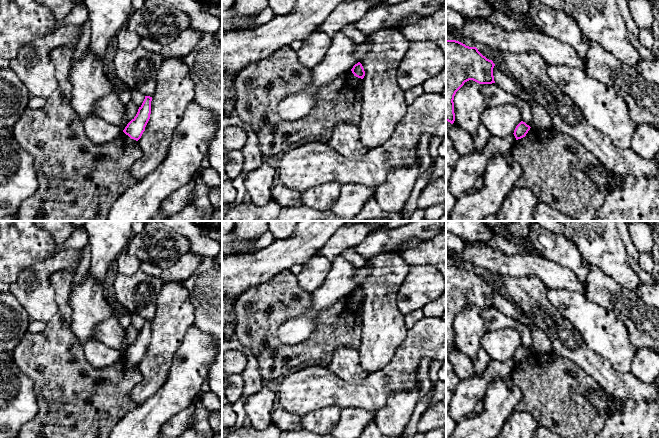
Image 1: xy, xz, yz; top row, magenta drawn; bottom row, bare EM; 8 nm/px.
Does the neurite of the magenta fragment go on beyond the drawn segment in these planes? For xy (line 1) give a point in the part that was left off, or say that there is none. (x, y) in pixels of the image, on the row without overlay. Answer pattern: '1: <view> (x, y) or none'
1: none

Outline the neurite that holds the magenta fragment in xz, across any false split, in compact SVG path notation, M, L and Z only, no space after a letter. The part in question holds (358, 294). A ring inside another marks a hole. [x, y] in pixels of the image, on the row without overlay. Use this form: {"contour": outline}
{"contour": "M358 286L357 288L355 288L353 290L353 292L351 293L352 297L354 298L354 300L363 303L365 300L365 295L364 292L362 290L362 288L360 286Z"}

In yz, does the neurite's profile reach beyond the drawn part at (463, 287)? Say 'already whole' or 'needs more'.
already whole

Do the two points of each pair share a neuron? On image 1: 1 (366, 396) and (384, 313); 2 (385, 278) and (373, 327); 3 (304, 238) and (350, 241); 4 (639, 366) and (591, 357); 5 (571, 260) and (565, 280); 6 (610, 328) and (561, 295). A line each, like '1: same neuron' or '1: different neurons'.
1: different neurons
2: same neuron
3: different neurons
4: different neurons
5: different neurons
6: same neuron

